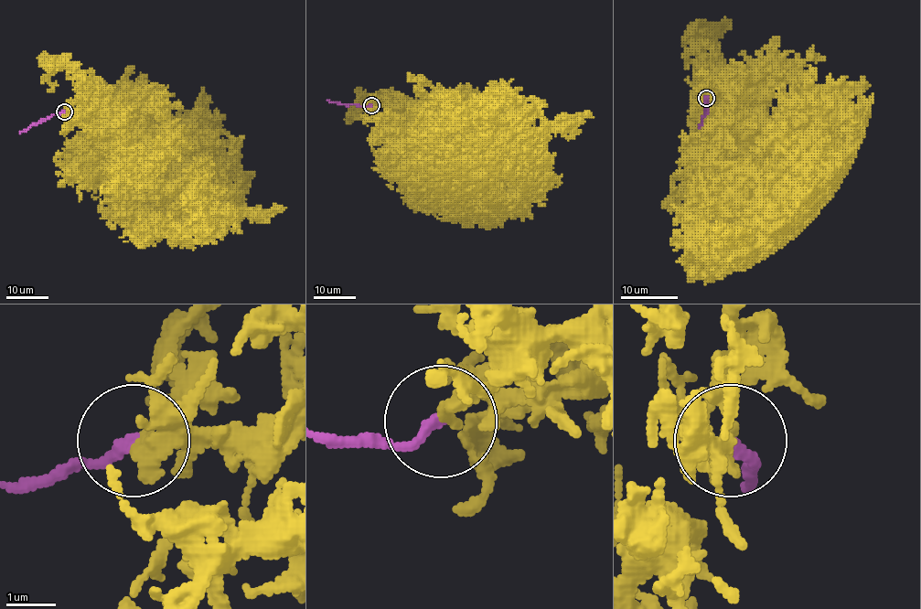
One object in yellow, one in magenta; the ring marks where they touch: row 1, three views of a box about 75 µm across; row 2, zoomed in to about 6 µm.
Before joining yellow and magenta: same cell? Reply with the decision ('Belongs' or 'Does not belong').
Does not belong

